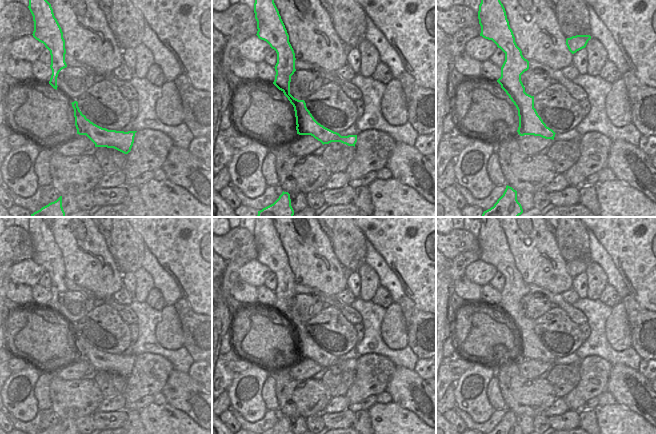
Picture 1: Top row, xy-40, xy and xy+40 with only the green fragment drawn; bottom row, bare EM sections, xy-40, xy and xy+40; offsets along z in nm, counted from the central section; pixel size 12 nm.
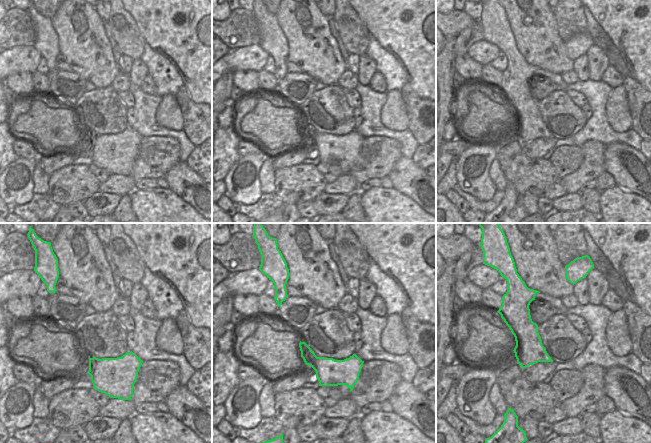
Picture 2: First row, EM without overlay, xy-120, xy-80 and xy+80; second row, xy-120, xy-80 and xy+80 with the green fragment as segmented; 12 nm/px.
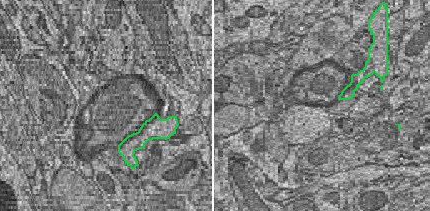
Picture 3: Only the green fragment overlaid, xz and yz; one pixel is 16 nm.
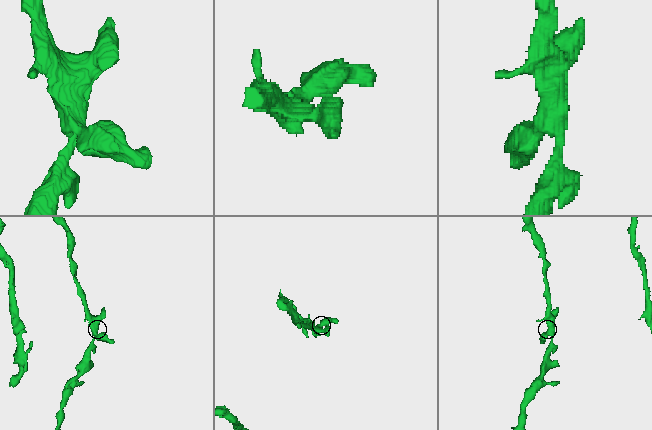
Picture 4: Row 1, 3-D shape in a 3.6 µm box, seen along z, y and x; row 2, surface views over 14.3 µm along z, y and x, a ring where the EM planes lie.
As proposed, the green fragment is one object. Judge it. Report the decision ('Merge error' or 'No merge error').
No merge error

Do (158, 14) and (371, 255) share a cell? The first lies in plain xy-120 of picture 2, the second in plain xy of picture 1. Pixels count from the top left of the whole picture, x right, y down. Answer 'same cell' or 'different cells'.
different cells

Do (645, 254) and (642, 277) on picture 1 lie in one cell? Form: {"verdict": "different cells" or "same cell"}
{"verdict": "same cell"}

